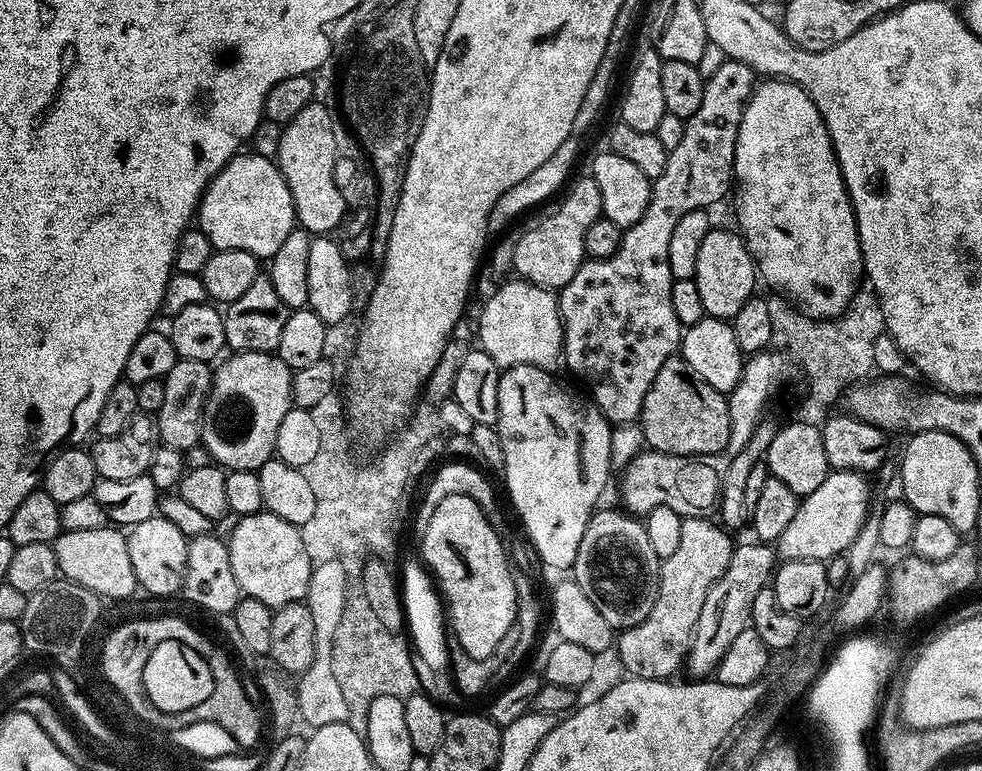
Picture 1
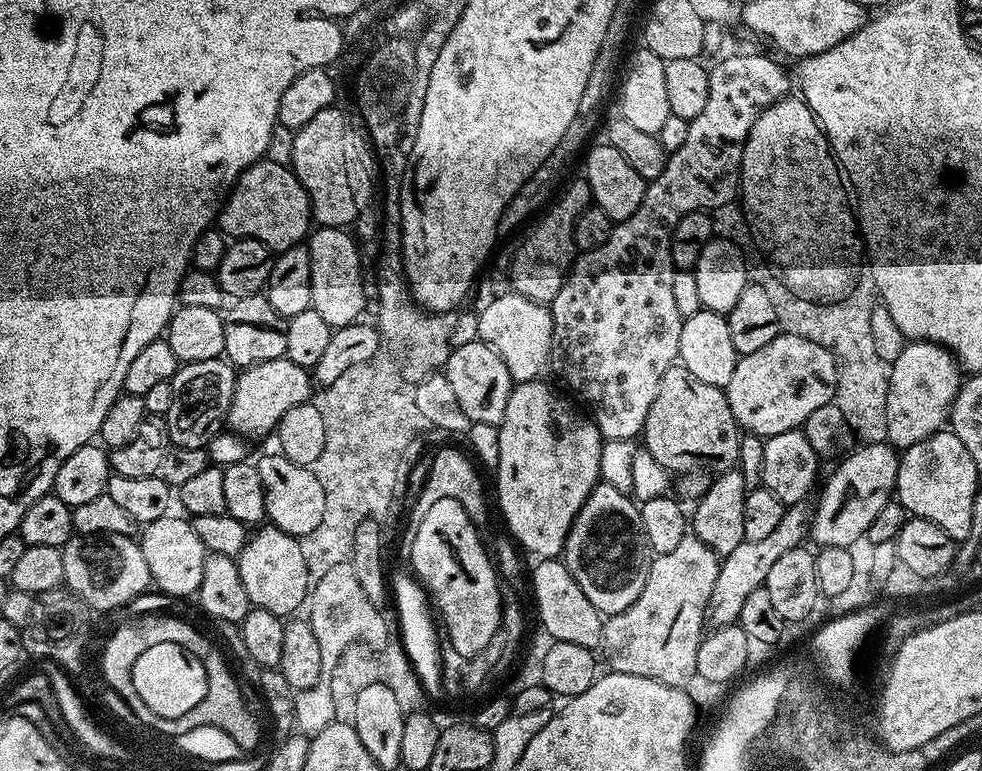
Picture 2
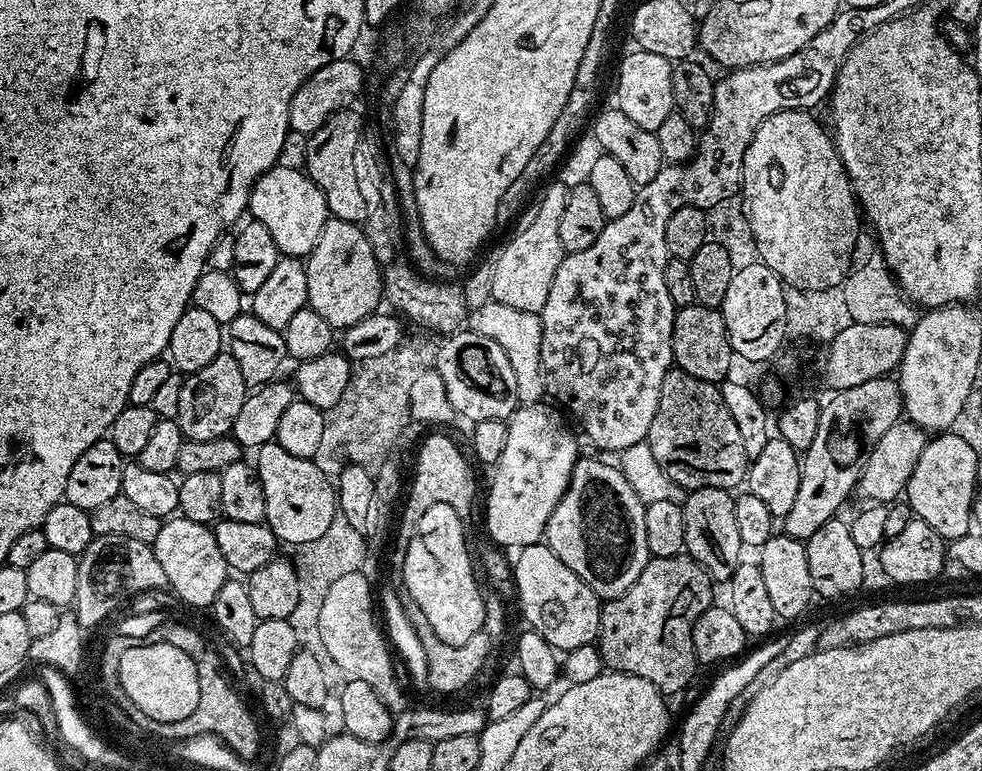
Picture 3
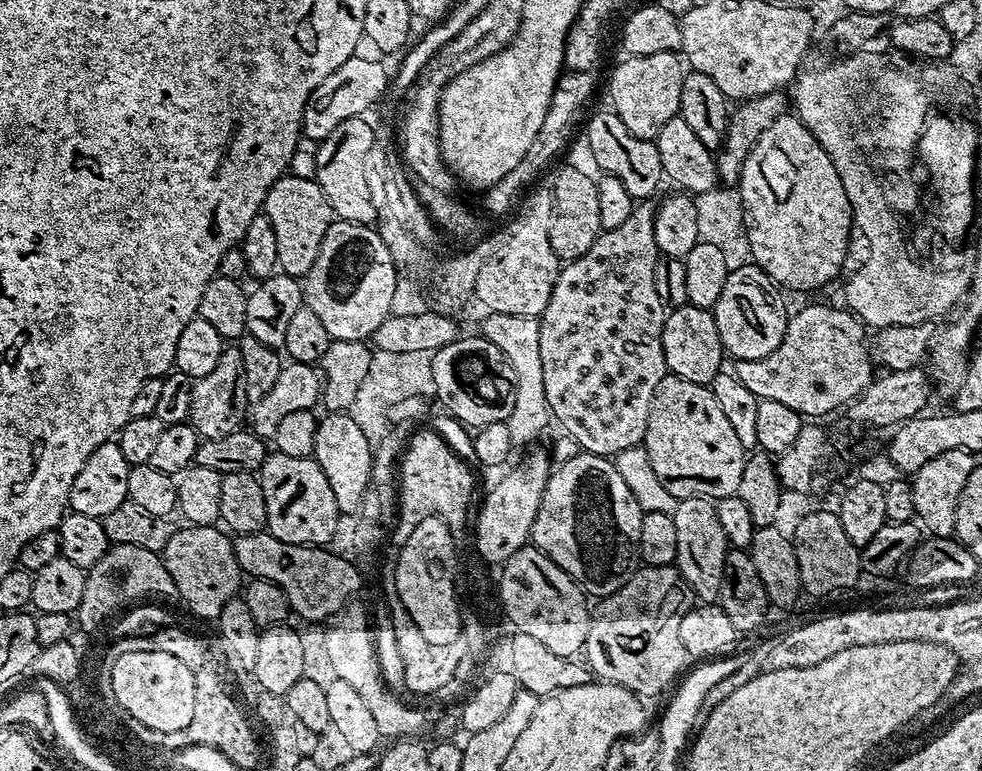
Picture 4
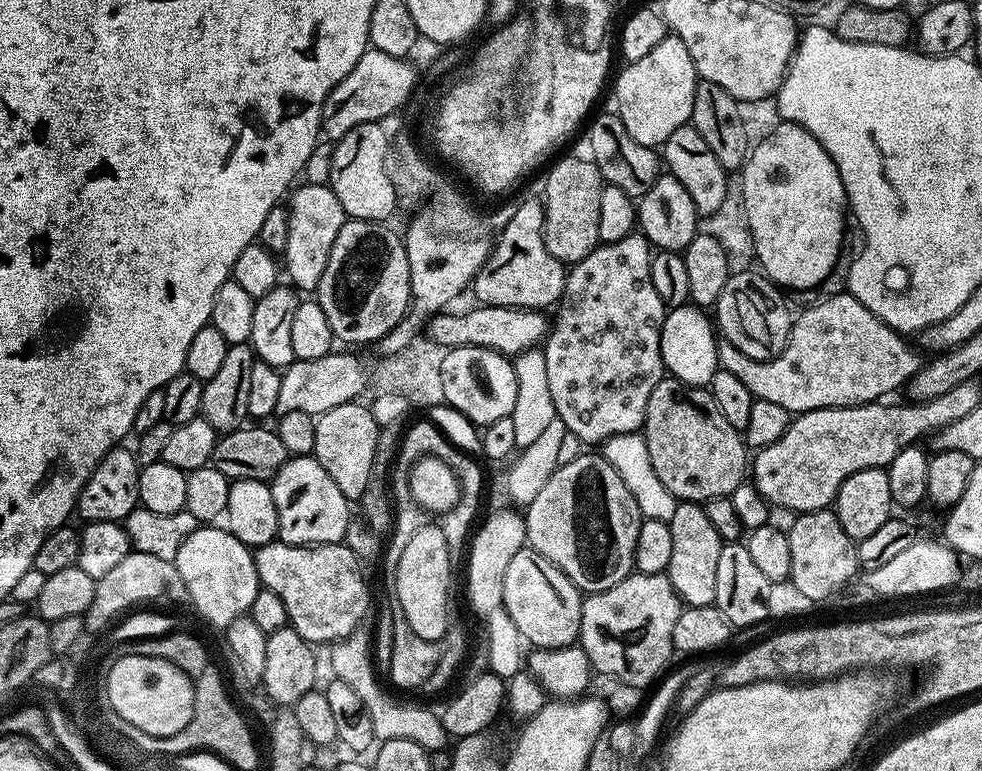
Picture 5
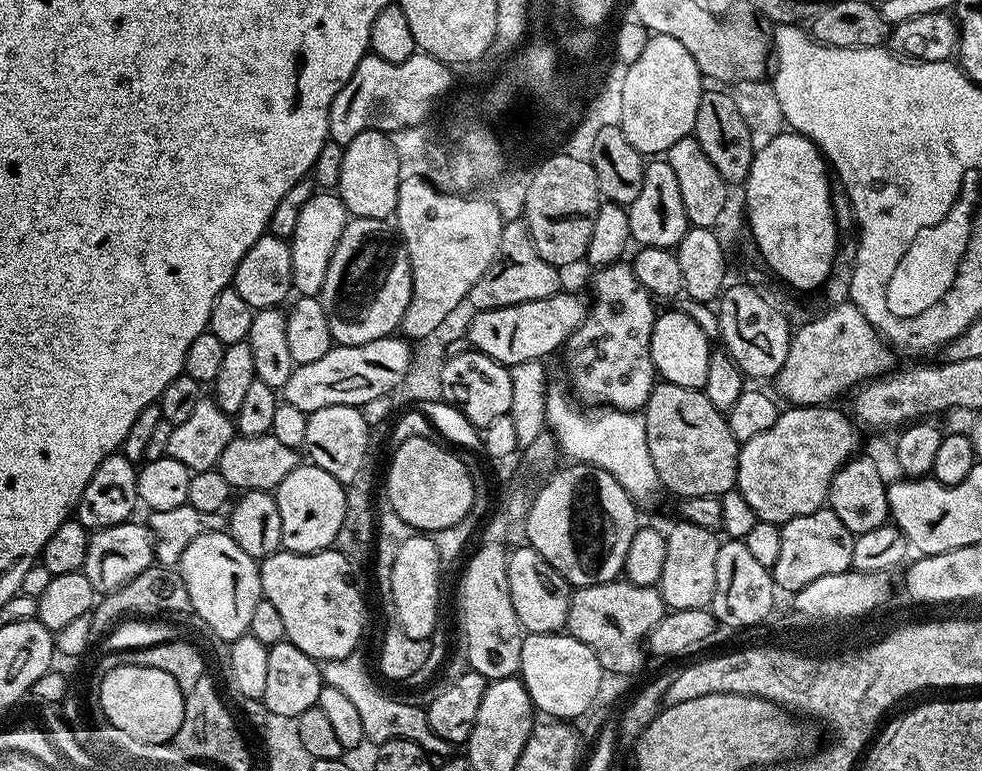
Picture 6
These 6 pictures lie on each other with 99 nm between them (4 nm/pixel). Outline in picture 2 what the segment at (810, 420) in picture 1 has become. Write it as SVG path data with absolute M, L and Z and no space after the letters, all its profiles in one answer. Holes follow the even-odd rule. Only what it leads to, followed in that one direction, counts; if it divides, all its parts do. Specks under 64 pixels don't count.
M752 259L748 265L748 281L761 286L769 295L778 313L780 332L807 338L810 342L826 346L836 356L839 367L839 382L836 384L836 403L849 417L856 417L866 444L882 444L886 434L886 394L889 392L891 363L881 358L874 347L870 327L871 307L857 298L849 298L840 303L818 304L808 299L798 298L793 291L781 282L780 277L765 259Z

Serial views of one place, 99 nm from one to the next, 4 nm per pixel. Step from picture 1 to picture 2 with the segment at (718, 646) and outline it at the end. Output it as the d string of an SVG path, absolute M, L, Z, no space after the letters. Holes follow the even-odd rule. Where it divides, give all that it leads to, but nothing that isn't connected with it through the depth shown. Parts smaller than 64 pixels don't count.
M807 503L787 505L782 514L782 522L778 522L777 528L769 536L759 542L744 539L728 556L721 559L718 582L714 582L714 594L710 594L706 613L711 623L713 620L713 625L723 626L739 621L747 596L764 587L764 579L766 574L770 574L774 562L778 562L778 558L782 558L786 550L794 550L805 543L804 540L810 532L812 513L813 509Z

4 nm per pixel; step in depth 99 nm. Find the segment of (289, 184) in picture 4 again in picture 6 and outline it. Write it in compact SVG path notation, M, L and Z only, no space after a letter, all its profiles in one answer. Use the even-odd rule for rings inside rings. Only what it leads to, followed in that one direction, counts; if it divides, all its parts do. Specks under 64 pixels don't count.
M332 190L313 191L306 206L302 206L298 214L298 226L294 226L294 234L290 238L292 286L299 295L319 297L323 293L330 258L338 246L338 238L342 238L342 230L347 226L349 219L350 213L346 206Z

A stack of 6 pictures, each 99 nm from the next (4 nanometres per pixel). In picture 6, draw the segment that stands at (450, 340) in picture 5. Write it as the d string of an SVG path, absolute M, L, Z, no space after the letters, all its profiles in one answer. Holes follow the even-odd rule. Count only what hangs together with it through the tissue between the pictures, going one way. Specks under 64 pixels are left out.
M561 290L550 298L538 298L534 302L518 302L514 306L491 308L485 312L477 312L470 322L467 332L467 343L475 351L494 358L505 366L531 360L543 361L552 351L563 349L564 345L582 326L586 318L589 301L584 300L576 292Z

